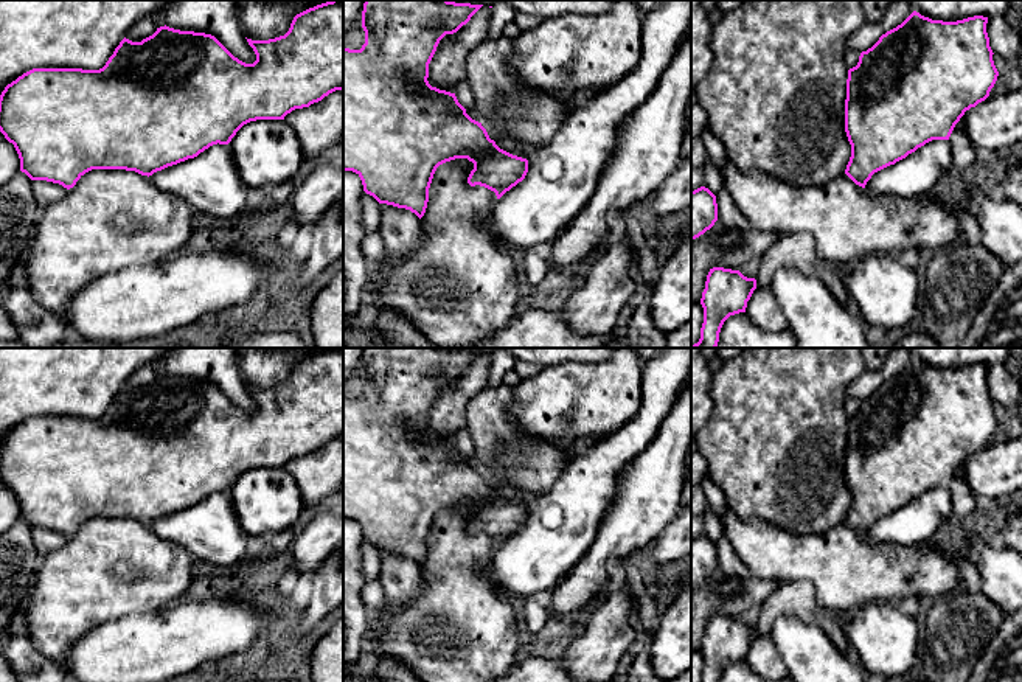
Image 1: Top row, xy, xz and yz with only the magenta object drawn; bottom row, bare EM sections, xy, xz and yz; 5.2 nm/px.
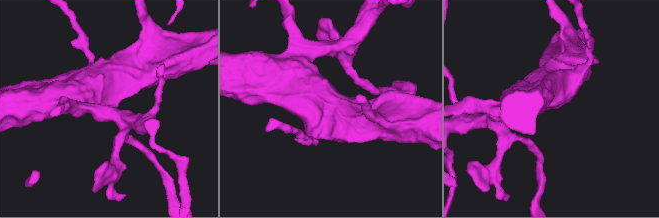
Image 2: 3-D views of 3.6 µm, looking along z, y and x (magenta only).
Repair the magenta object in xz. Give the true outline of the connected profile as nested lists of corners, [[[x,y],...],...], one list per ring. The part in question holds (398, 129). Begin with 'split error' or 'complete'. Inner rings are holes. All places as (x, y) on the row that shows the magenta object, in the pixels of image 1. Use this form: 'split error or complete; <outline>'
complete; [[[365,0],[362,11],[365,43],[360,50],[343,47],[343,171],[356,172],[363,191],[379,204],[410,210],[421,219],[436,168],[455,158],[472,162],[474,169],[468,183],[494,191],[497,199],[525,179],[528,160],[500,149],[481,123],[466,113],[455,93],[432,87],[427,81],[429,64],[440,40],[446,34],[457,33],[481,6],[449,0]]]

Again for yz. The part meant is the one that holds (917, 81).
complete; [[[913,11],[901,25],[860,53],[857,65],[848,70],[845,99],[845,132],[851,144],[845,174],[856,185],[865,188],[874,172],[895,165],[932,140],[949,140],[965,112],[989,96],[999,71],[992,61],[986,23],[988,17],[983,16],[943,22]]]

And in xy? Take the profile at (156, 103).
complete; [[[331,0],[297,14],[284,36],[269,40],[247,39],[247,42],[256,54],[256,61],[253,64],[245,64],[235,57],[211,34],[180,31],[165,25],[157,28],[152,36],[143,39],[141,42],[132,42],[124,37],[106,65],[99,70],[33,68],[8,84],[2,92],[0,132],[9,143],[14,144],[20,158],[20,171],[25,172],[31,180],[47,180],[70,190],[85,172],[92,169],[126,169],[149,177],[168,166],[197,157],[213,144],[228,144],[236,132],[250,121],[284,120],[284,117],[292,110],[309,107],[311,104],[322,101],[329,93],[343,90],[343,0]]]

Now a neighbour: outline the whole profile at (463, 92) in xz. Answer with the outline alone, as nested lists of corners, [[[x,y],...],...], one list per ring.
[[[466,78],[457,85],[455,96],[464,109],[471,109],[475,106],[475,96]]]

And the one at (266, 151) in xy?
[[[256,120],[244,124],[228,143],[244,183],[258,193],[264,185],[278,185],[295,177],[306,162],[300,141],[284,120]]]

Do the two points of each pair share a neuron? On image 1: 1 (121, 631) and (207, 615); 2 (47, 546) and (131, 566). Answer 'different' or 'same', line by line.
1: same
2: different

